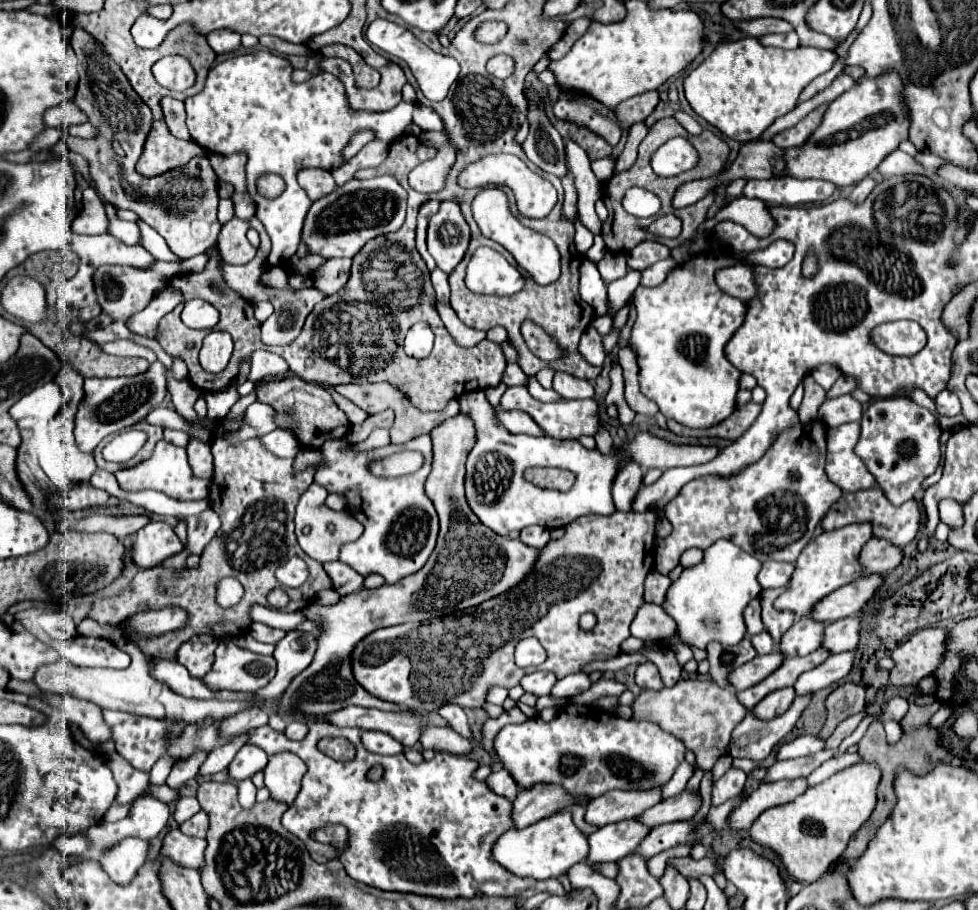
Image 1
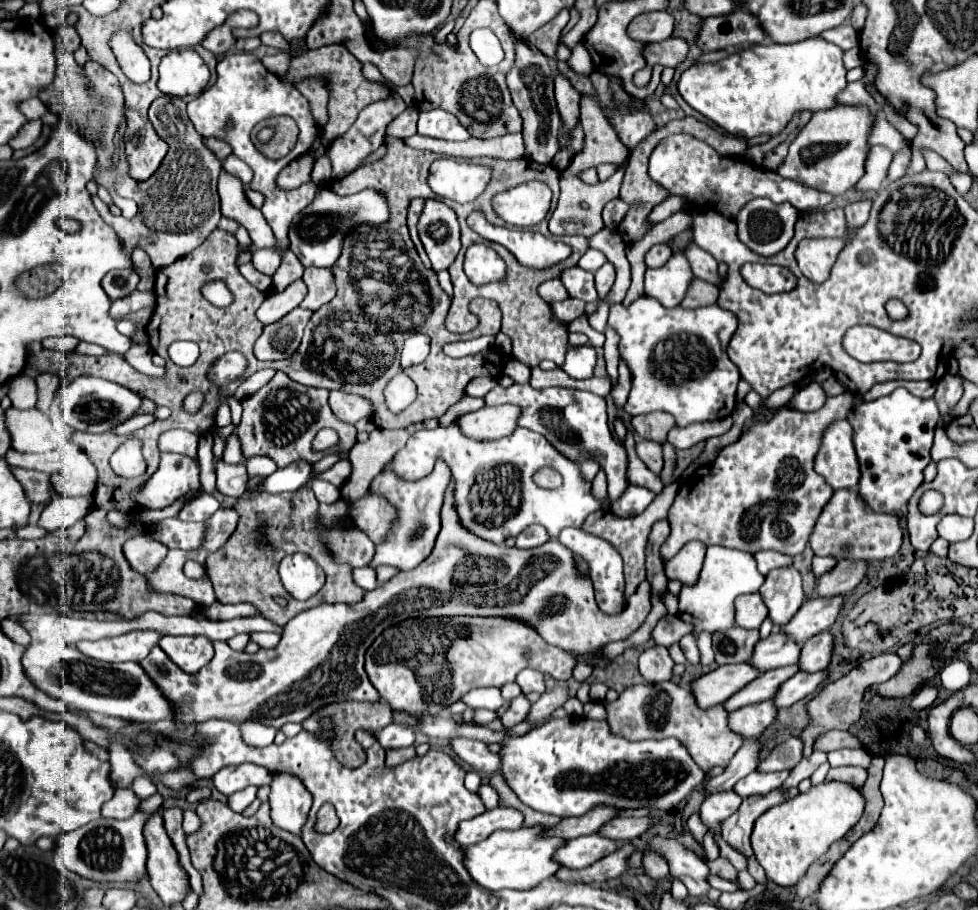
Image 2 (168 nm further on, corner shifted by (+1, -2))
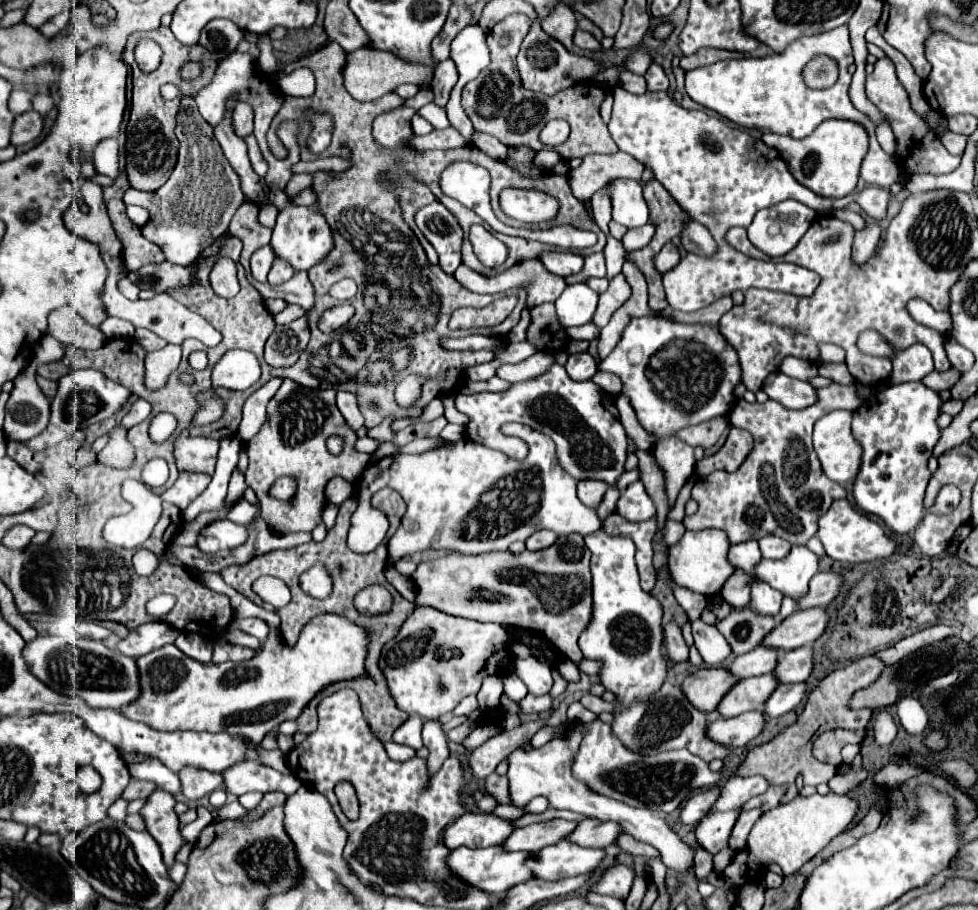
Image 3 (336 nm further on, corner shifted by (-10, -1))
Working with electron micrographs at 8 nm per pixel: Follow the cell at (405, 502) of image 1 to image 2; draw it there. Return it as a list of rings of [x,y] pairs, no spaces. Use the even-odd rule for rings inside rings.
[[[442,459],[436,461],[434,471],[430,475],[418,481],[406,481],[390,469],[384,469],[374,477],[370,493],[384,497],[392,507],[396,507],[396,519],[390,531],[386,533],[384,543],[376,545],[374,559],[370,561],[372,569],[376,569],[378,565],[392,565],[400,571],[410,571],[418,567],[432,553],[436,535],[440,531],[440,507],[448,481],[450,481],[450,469]]]

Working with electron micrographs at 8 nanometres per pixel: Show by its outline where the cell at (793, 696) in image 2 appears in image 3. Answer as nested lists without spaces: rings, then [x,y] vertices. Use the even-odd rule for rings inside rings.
[[[779,684],[769,696],[769,700],[765,702],[765,708],[763,708],[765,718],[777,718],[793,710],[801,702],[805,690],[807,690],[805,684]]]

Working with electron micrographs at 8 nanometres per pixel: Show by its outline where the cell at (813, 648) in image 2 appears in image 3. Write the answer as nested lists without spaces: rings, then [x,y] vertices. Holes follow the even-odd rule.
[[[803,646],[789,652],[779,652],[773,674],[775,680],[781,684],[797,684],[809,678],[811,668],[813,668],[813,652],[809,646]]]

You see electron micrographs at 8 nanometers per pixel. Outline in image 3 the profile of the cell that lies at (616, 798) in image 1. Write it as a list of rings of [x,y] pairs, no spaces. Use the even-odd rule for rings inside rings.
[[[549,820],[541,824],[529,824],[525,828],[515,828],[509,838],[503,842],[503,850],[521,850],[521,852],[539,852],[539,848],[557,844],[575,830],[575,822],[569,820]]]

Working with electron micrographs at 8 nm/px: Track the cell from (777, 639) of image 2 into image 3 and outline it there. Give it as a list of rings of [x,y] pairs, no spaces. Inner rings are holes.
[[[757,646],[755,650],[737,656],[727,670],[743,680],[743,678],[751,678],[751,676],[761,676],[761,674],[769,674],[771,668],[775,668],[775,656],[777,650],[775,648],[765,648],[765,646]]]

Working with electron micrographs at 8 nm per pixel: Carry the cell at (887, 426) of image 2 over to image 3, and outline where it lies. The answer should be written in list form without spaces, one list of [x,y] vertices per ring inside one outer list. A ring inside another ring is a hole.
[[[903,382],[903,384],[891,384],[881,392],[875,392],[867,402],[863,402],[853,412],[853,436],[861,444],[861,466],[853,480],[853,498],[857,508],[861,508],[867,514],[879,516],[897,536],[905,536],[915,532],[915,528],[923,522],[923,518],[929,514],[929,510],[923,504],[925,488],[931,478],[931,472],[927,468],[927,460],[933,454],[933,446],[939,440],[939,426],[937,416],[941,406],[941,398],[937,392],[929,390],[921,382]]]

